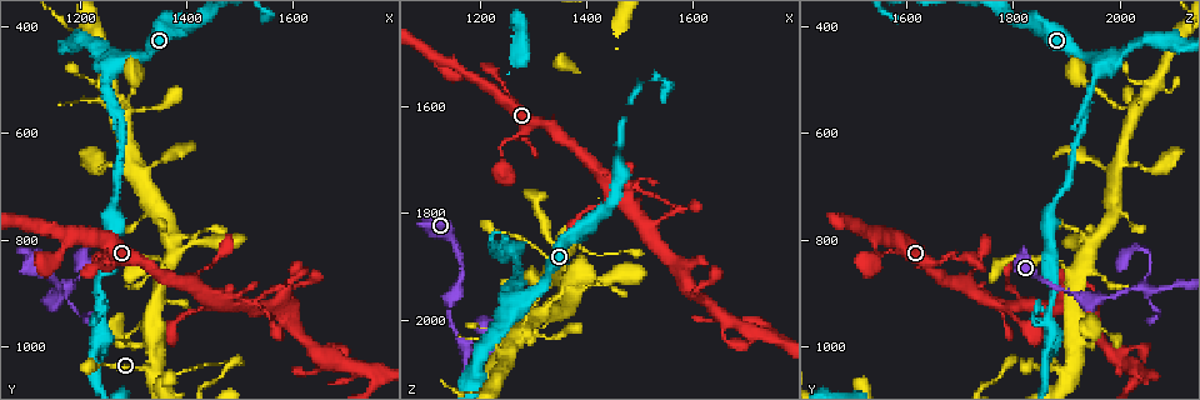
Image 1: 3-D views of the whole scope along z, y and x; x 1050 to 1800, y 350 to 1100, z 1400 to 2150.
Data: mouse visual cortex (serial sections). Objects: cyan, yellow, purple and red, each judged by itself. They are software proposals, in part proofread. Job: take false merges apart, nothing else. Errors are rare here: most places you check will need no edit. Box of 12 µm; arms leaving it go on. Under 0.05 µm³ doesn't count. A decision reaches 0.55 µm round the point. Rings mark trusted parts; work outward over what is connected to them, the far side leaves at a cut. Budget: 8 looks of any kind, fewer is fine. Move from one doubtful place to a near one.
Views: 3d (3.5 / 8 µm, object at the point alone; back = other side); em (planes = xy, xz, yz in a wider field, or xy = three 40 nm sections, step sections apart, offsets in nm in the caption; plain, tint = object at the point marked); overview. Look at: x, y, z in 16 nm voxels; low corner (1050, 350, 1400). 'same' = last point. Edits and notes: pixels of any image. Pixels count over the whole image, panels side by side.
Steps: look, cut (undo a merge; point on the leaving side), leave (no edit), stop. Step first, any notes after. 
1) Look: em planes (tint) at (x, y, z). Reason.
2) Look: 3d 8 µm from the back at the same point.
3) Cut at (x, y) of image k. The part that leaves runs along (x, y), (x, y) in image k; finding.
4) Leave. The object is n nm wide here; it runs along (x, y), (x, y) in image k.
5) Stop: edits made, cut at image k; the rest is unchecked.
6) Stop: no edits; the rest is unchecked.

Look: 3d 8 µm at (1175, 885, 2045).

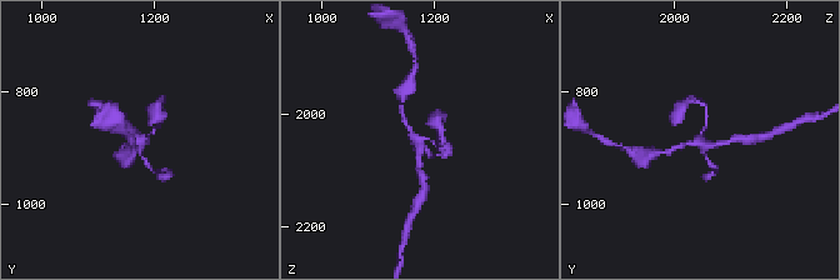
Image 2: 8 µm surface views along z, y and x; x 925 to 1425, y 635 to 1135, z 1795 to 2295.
Look: em xy step 1 (tint) at (1175, 890, 2050).

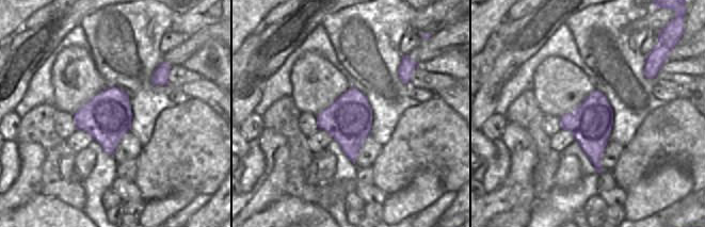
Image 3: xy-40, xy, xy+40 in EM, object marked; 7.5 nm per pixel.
Leave. It runs along (400, 113), (414, 136), (429, 139), (438, 148) in image 2; continuous, no second cell.

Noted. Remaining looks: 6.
Look: 3d 3.5 µm from the back at (1505, 905, 1760). Sudden change in width.

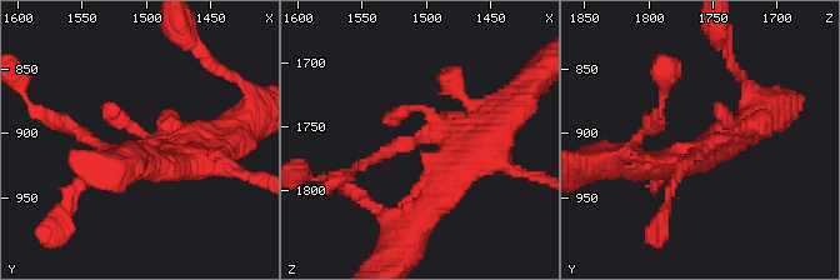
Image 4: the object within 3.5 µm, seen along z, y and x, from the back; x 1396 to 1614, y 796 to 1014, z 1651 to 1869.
Look: em xy step 3 (tint) at (1502, 910, 1756). Now the EM.

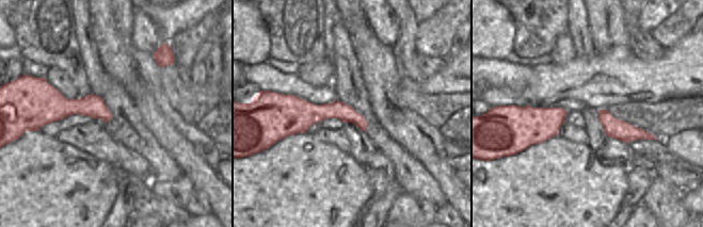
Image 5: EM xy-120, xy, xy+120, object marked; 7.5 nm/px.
Leave. One cell here.

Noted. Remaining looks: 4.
Look: 3d 3.5 µm at (1255, 480, 1965). Branch point.

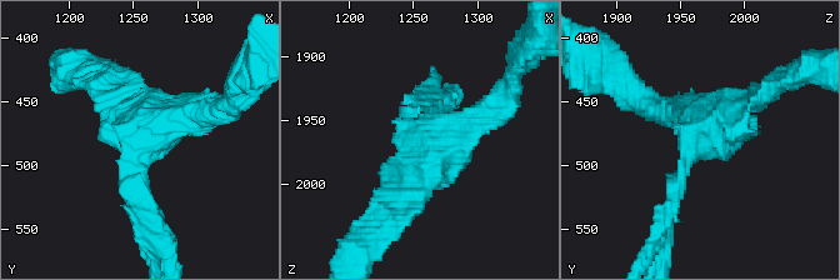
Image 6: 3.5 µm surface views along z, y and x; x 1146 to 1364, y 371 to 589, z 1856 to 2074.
Look: em xy step 3 (tint) at (1260, 480, 1966).

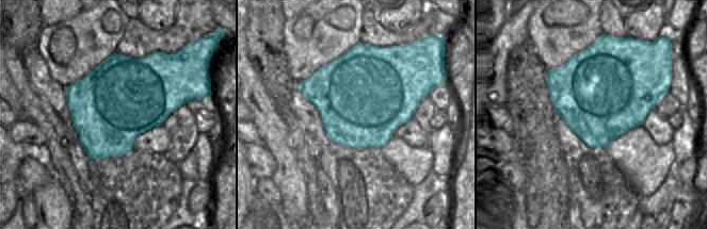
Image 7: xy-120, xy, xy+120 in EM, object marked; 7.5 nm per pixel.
Leave. It runs along (229, 105), (159, 125), (133, 155), (136, 194) in image 6; continuous, no second cell.

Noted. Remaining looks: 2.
Look: em xy step 1 (tint) at (1230, 965, 1875). A fork.

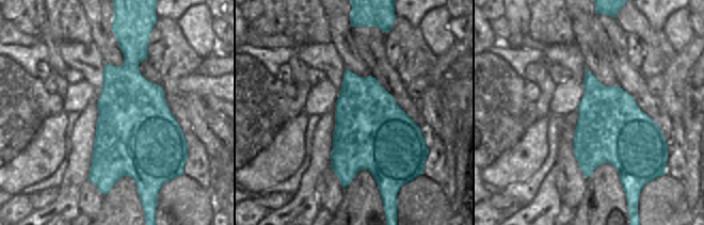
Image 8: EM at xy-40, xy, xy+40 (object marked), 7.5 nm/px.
Look: 3d 3.5 µm at the same point. See where the arms go.

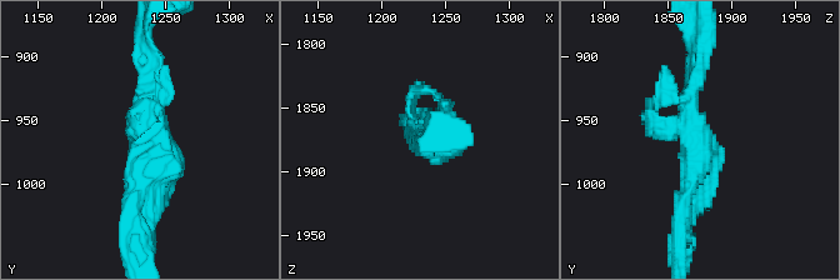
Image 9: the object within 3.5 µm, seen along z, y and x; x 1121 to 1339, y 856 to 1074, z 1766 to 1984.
Leave. It runs along (704, 53), (681, 210) in image 9; continuous, no second cell.

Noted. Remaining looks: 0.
Stop: no edits; the rest is unchecked.

